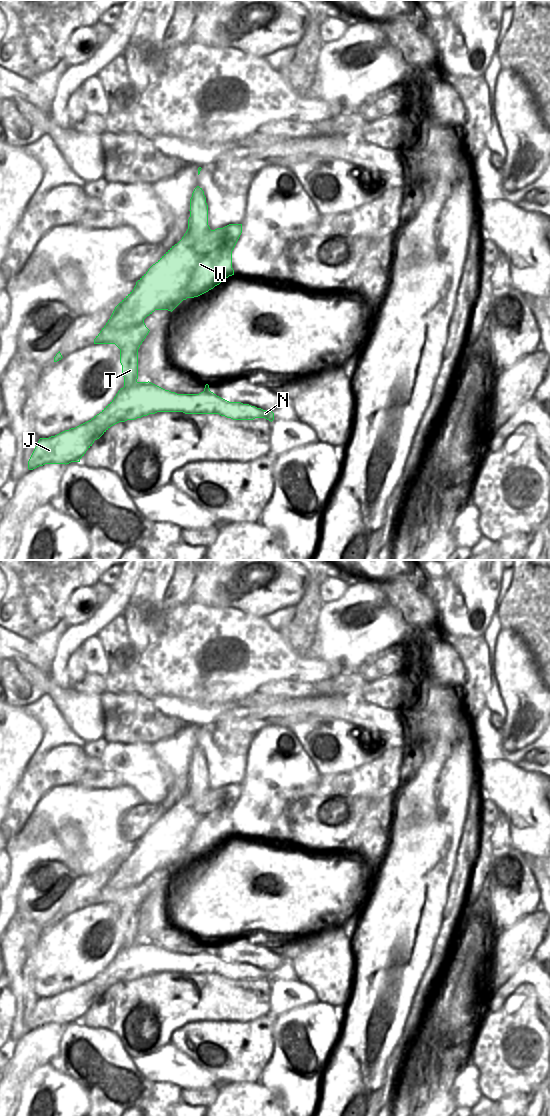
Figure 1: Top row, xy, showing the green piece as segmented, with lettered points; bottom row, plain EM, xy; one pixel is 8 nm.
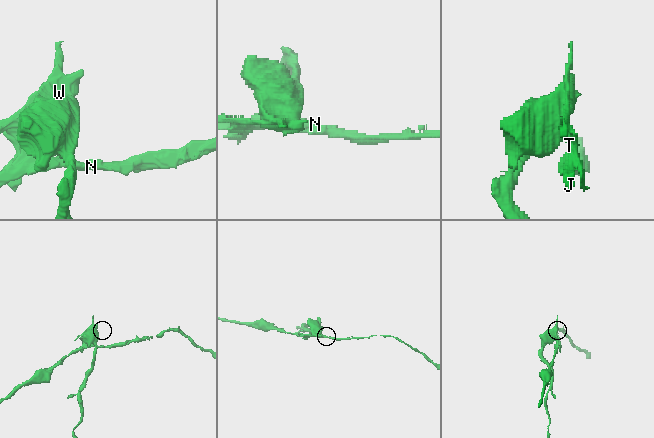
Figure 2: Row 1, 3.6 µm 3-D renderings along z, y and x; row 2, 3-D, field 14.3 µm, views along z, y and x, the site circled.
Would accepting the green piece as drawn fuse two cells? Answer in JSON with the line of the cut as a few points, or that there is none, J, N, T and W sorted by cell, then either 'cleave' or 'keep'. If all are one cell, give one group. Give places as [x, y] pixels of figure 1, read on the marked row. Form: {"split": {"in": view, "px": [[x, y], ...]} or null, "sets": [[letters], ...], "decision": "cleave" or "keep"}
{"split": {"in": "xy", "px": [[136, 381], [124, 386]]}, "sets": [["J", "N"], ["T", "W"]], "decision": "cleave"}

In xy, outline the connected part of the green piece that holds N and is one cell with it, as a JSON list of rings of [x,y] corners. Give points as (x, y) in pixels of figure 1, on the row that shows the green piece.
[[[136,382],[131,386],[121,388],[114,399],[91,420],[69,430],[65,430],[49,438],[40,438],[29,461],[28,469],[33,470],[45,464],[69,464],[80,462],[86,451],[95,440],[99,439],[111,426],[135,420],[157,412],[183,412],[185,414],[219,414],[233,420],[253,420],[265,418],[274,420],[274,413],[241,402],[229,402],[210,391],[206,384],[204,391],[199,394],[177,394],[165,390],[151,382]]]

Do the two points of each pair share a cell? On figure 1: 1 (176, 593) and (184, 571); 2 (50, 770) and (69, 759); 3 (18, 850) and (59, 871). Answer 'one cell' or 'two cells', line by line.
1: one cell
2: one cell
3: two cells

